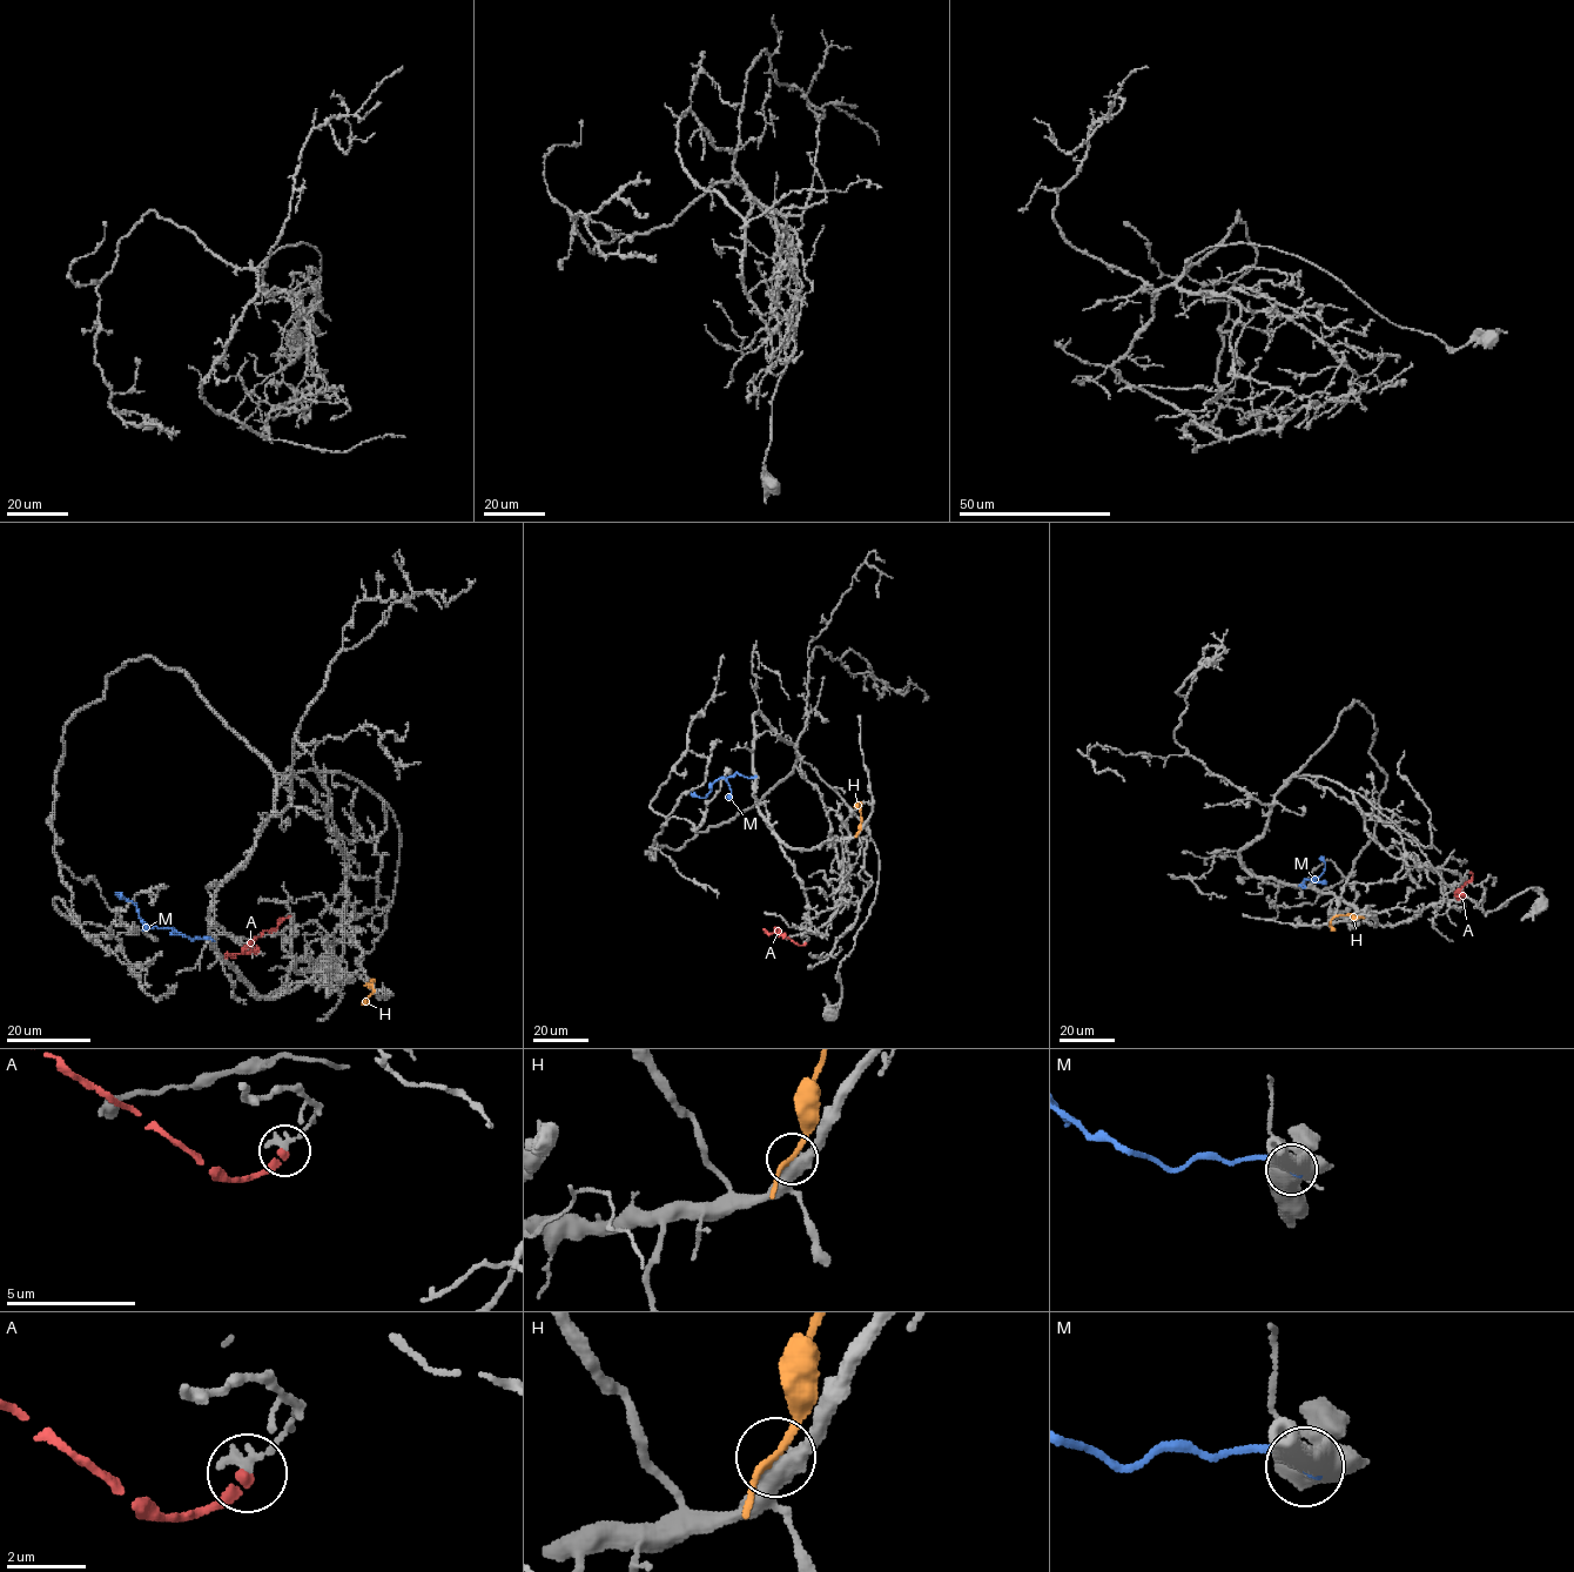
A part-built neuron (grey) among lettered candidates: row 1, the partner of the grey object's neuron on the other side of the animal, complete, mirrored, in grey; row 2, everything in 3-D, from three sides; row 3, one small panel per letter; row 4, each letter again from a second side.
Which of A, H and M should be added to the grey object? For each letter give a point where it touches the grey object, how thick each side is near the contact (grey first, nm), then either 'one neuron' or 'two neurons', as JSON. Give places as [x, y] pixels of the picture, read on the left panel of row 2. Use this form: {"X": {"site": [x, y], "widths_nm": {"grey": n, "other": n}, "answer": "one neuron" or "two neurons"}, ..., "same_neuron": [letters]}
{"A": {"site": [289, 916], "widths_nm": {"grey": 320, "other": 240}, "answer": "two neurons"}, "H": {"site": [368, 983], "widths_nm": {"grey": 480, "other": 180}, "answer": "two neurons"}, "M": {"site": [212, 940], "widths_nm": {"grey": 440, "other": 200}, "answer": "two neurons"}, "same_neuron": []}

